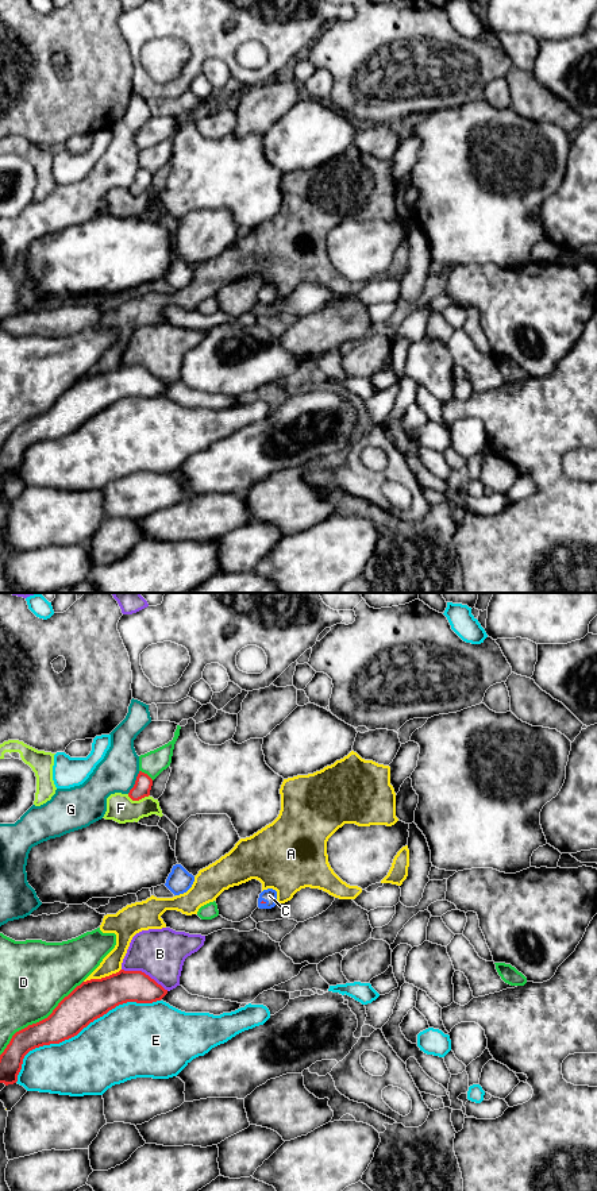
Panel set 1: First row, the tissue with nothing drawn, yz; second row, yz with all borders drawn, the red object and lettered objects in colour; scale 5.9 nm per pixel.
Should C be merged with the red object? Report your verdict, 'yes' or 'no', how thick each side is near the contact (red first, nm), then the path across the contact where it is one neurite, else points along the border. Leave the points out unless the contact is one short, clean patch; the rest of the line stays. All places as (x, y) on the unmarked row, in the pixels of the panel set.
yes; 20 nm thick on the red side, 90 nm on the other; runs through yz (262, 296), (264, 297), (269, 290)

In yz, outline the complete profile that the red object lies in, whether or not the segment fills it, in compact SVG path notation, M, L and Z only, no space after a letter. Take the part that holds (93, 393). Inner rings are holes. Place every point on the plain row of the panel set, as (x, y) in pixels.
M120 365L101 374L82 377L47 413L12 431L0 450L0 478L8 481L18 477L23 454L30 446L77 431L90 417L119 400L153 398L166 389L167 385L142 366Z

